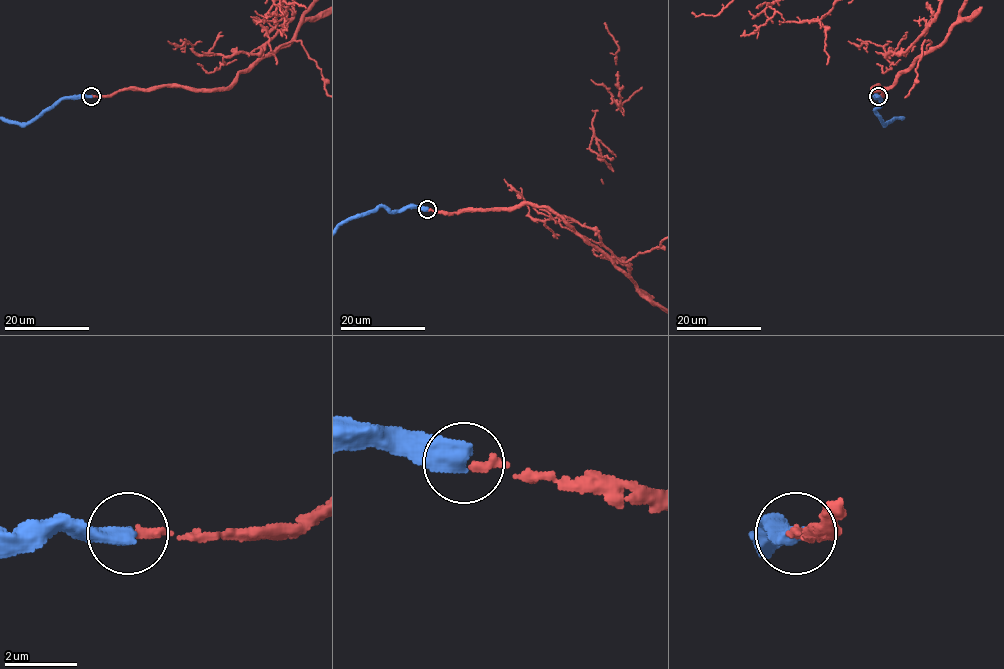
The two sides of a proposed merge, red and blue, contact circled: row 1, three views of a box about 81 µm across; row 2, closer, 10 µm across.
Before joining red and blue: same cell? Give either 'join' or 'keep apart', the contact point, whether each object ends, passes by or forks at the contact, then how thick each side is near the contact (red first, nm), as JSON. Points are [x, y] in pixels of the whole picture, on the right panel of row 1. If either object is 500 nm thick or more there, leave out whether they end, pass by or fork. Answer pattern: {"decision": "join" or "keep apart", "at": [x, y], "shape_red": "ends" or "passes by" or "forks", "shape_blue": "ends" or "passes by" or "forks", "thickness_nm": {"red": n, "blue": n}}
{"decision": "join", "at": [878, 96], "thickness_nm": {"red": 240, "blue": 550}}

